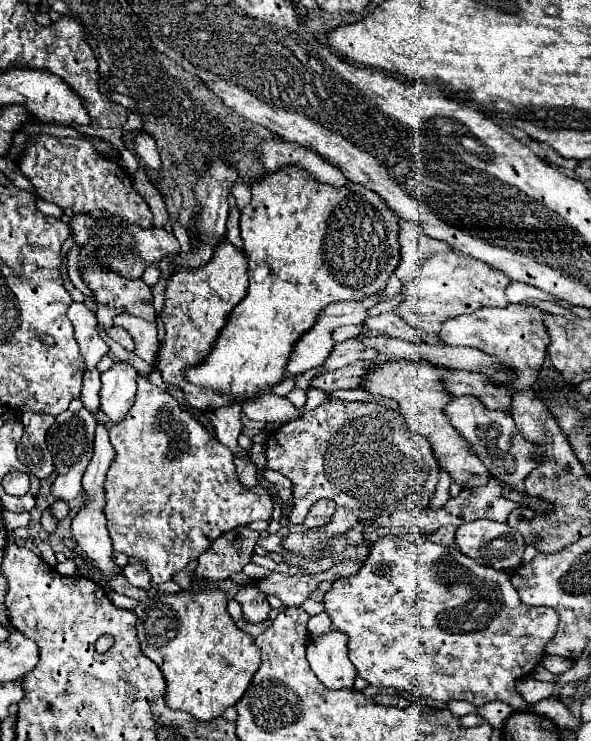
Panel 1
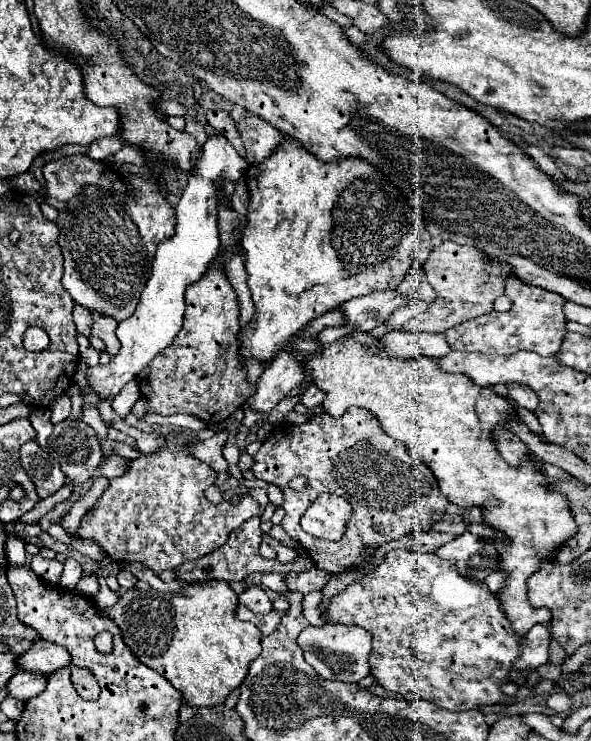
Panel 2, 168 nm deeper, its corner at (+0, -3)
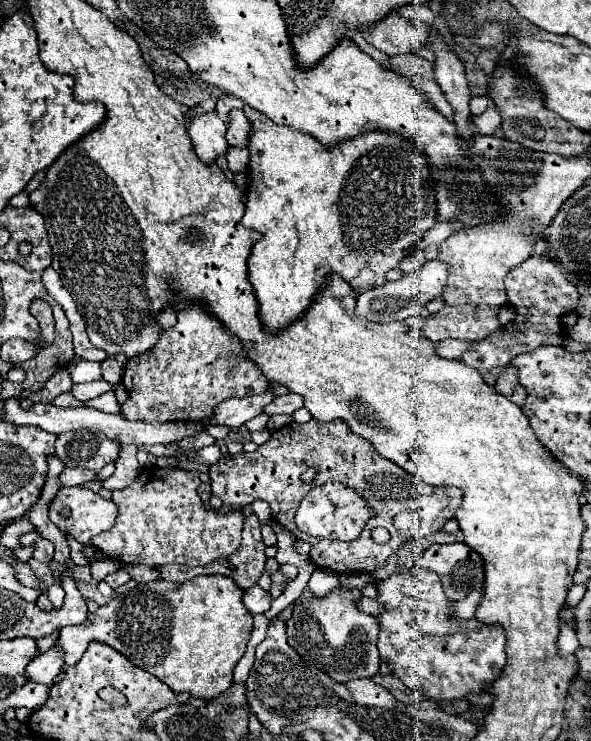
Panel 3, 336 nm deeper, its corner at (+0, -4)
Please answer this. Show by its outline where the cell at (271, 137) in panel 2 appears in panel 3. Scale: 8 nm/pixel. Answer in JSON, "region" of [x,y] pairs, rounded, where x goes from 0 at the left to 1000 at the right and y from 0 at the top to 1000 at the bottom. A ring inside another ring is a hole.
{"region":[[[391,150],[391,166],[384,174],[384,190],[387,196],[418,198],[425,179],[425,166],[411,150]]]}

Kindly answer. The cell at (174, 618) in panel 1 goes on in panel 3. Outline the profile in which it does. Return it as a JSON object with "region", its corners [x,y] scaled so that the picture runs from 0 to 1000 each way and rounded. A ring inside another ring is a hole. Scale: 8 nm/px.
{"region":[[[377,776],[330,779],[327,784],[306,789],[266,781],[245,789],[232,789],[212,803],[195,803],[181,816],[168,819],[161,827],[151,827],[151,835],[144,841],[107,846],[93,865],[93,873],[103,873],[110,884],[110,897],[127,897],[140,887],[154,865],[184,868],[232,900],[245,903],[249,908],[286,924],[296,935],[320,935],[323,941],[337,943],[364,943],[391,927],[394,903],[411,887],[418,865],[425,860],[428,833],[415,822],[408,806],[411,798],[398,789],[398,784]]]}

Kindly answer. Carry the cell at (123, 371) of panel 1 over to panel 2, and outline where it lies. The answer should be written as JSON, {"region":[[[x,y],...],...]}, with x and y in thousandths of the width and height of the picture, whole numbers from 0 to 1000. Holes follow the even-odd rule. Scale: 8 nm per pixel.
{"region":[[[360,181],[343,194],[340,211],[330,221],[330,235],[320,238],[316,254],[306,262],[299,275],[299,308],[286,324],[276,324],[266,332],[266,345],[259,351],[259,370],[242,391],[239,408],[228,424],[208,432],[198,443],[198,456],[205,462],[205,472],[181,494],[147,494],[144,507],[157,526],[178,534],[195,534],[201,526],[232,507],[232,499],[245,494],[245,489],[259,486],[306,445],[313,408],[310,397],[320,383],[333,381],[354,362],[354,356],[367,348],[374,327],[367,310],[367,251],[387,238],[387,246],[401,246],[411,240],[418,229],[418,219],[404,213],[398,200],[384,192],[377,181]]]}

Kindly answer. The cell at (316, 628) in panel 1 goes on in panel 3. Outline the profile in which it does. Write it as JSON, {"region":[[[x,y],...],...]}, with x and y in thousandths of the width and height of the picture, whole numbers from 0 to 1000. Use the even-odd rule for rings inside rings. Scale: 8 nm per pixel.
{"region":[[[533,768],[530,776],[526,776],[526,781],[523,781],[523,787],[519,787],[519,795],[526,798],[530,806],[550,806],[570,789],[574,789],[574,773]]]}

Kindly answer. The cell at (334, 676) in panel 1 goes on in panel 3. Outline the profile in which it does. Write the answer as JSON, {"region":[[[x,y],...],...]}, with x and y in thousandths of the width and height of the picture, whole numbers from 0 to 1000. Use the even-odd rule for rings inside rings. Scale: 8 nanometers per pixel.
{"region":[[[563,795],[557,806],[506,806],[503,819],[486,838],[489,870],[526,897],[553,908],[560,916],[584,922],[597,916],[631,914],[641,906],[641,879],[638,879],[638,835],[631,830],[601,822],[601,811],[611,806],[604,795],[574,798]]]}

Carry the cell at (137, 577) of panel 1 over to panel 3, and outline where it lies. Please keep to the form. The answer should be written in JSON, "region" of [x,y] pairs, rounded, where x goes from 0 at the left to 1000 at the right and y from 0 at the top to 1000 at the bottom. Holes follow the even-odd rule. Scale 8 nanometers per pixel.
{"region":[[[201,768],[201,771],[195,771],[195,773],[188,773],[188,776],[181,776],[178,779],[178,784],[191,792],[191,795],[198,795],[201,789],[208,789],[208,787],[215,787],[222,779],[218,779],[218,773],[215,771],[208,771],[208,768]]]}

